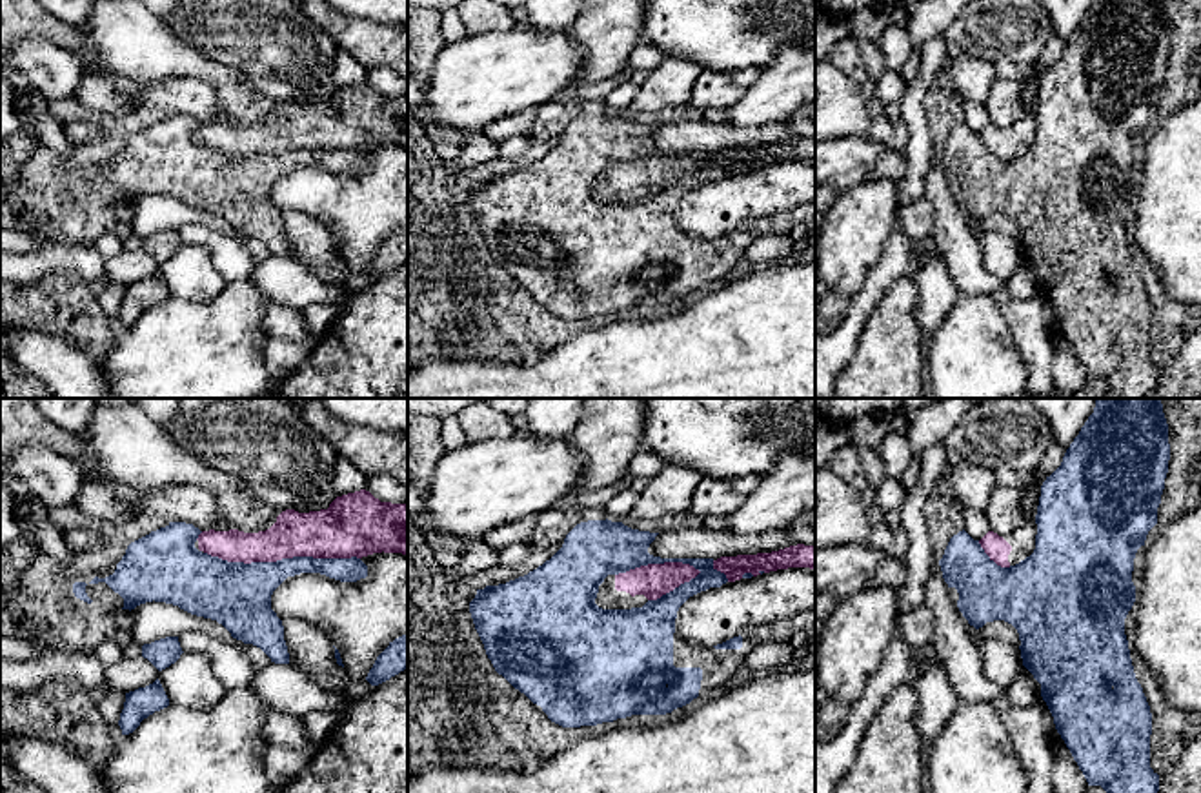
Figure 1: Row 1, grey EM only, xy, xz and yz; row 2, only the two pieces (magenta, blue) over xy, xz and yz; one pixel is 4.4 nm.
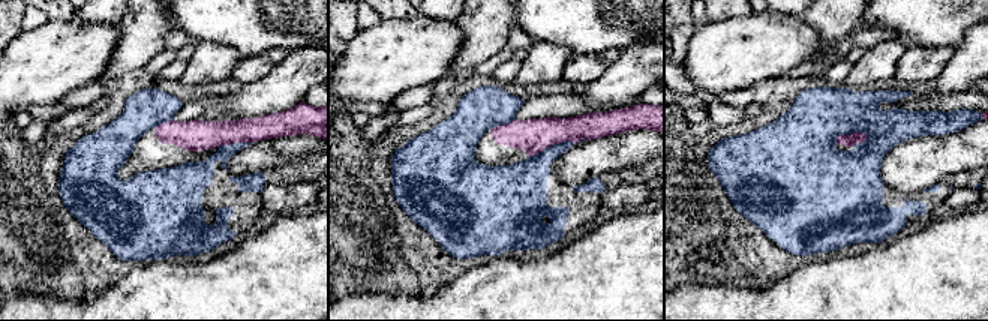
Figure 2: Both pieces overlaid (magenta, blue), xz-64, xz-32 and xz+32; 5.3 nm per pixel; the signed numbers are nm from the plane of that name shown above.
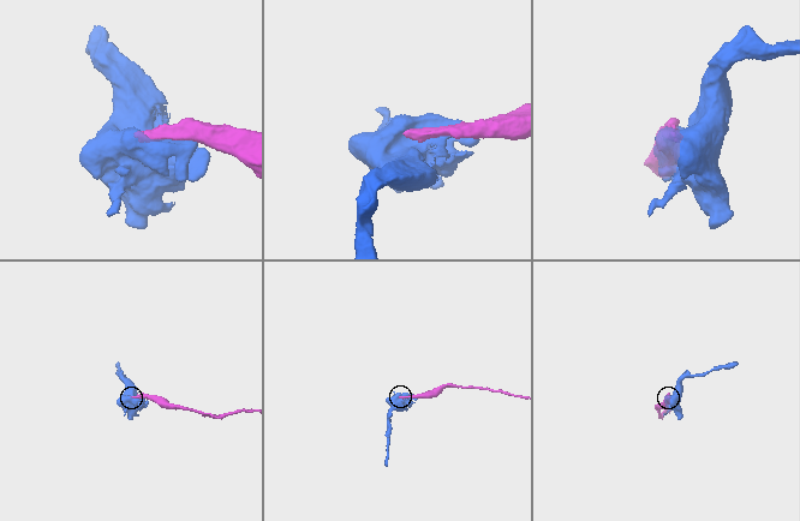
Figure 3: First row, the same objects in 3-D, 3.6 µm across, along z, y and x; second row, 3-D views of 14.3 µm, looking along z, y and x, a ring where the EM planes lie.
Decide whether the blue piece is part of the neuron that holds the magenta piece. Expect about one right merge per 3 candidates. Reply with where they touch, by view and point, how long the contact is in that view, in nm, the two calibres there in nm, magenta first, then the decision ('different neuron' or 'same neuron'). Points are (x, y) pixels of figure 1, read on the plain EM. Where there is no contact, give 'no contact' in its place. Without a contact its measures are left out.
meets magenta in xy at (282, 150); contact 700 nm long; 220 nm thick on the magenta side, 280 nm on the other; different neuron

